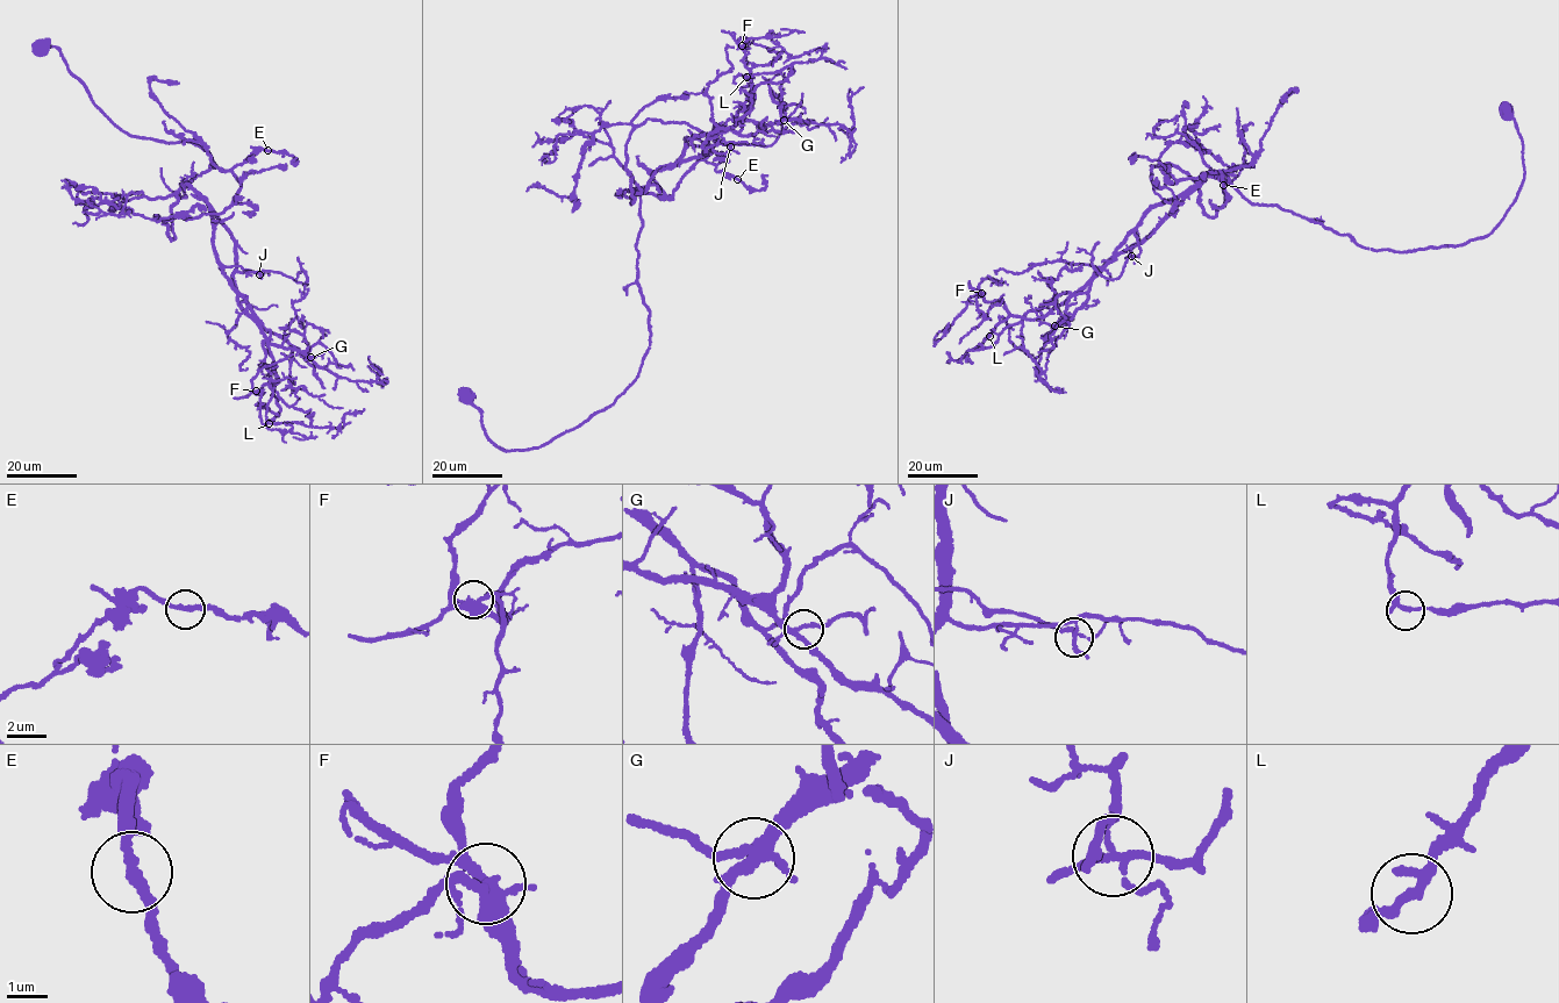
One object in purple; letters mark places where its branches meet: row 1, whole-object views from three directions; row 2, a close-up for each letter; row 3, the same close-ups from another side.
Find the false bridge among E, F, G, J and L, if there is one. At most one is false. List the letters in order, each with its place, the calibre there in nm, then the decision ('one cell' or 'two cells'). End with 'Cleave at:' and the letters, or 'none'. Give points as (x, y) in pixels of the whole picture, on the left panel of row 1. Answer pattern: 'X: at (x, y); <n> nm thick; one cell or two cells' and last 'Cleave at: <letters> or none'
E: at (267, 150); 240 nm thick; one cell
F: at (256, 391); 360 nm thick; one cell
G: at (310, 357); 240 nm thick; one cell
J: at (259, 274); 170 nm thick; two cells
L: at (269, 423); 180 nm thick; one cell
Cleave at: J

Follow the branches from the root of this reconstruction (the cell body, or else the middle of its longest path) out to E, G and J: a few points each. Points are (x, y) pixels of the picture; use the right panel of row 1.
E: (1503, 113), (1523, 183), (1456, 246), (1364, 248), (1229, 183), (1209, 216), (1151, 166), (1222, 184)
G: (1503, 113), (1521, 140), (1523, 183), (1485, 237), (1364, 248), (1251, 203), (1213, 171), (1075, 292), (1055, 326)
J: (1503, 113), (1521, 140), (1523, 183), (1484, 238), (1364, 248), (1251, 203), (1213, 171), (1130, 256)

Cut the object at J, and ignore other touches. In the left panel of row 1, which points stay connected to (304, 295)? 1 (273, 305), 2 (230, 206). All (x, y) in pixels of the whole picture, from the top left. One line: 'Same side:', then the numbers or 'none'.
Same side: 2

